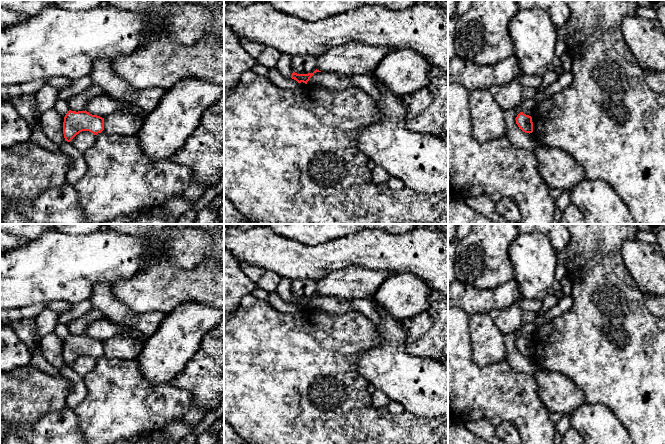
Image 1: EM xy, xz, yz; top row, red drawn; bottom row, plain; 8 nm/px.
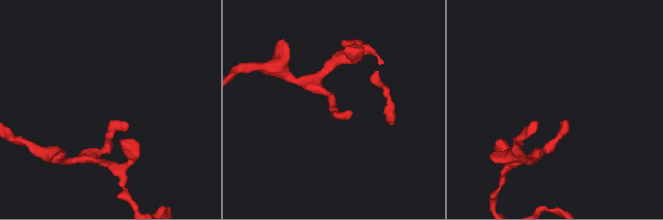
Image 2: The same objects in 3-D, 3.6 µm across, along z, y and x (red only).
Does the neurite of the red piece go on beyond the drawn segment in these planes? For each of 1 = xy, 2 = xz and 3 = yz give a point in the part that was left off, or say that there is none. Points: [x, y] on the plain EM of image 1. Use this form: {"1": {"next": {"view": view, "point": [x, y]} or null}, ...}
{"1": {"next": null}, "2": {"next": null}, "3": {"next": null}}

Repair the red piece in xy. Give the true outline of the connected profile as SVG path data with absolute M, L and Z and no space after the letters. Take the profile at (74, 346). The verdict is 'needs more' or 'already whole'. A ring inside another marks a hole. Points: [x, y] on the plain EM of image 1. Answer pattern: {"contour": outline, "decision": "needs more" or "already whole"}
{"contour": "M69 334L64 341L63 358L65 365L70 366L82 355L89 355L94 359L104 354L104 342L85 335Z", "decision": "already whole"}

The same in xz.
{"contour": "M315 294L313 297L308 297L308 298L297 298L293 295L291 302L296 304L298 307L305 307L307 308L307 306L310 304L310 302L316 297L316 296L321 296L319 294Z", "decision": "already whole"}

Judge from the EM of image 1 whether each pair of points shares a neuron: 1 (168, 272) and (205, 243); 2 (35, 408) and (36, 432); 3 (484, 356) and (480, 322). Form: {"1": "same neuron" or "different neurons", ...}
{"1": "different neurons", "2": "different neurons", "3": "same neuron"}

